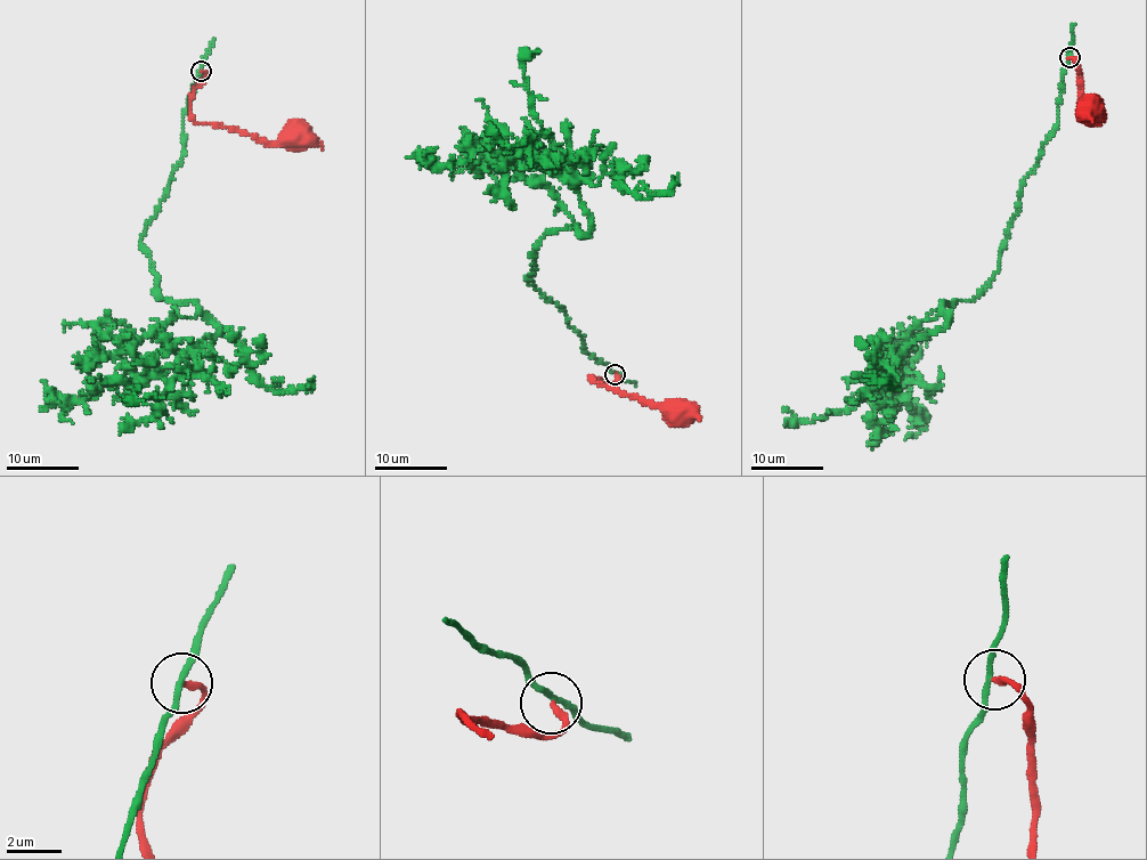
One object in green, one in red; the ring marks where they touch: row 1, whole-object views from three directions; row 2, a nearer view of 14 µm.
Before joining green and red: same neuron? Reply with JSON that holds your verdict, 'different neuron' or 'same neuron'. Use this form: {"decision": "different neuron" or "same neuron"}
{"decision": "different neuron"}

